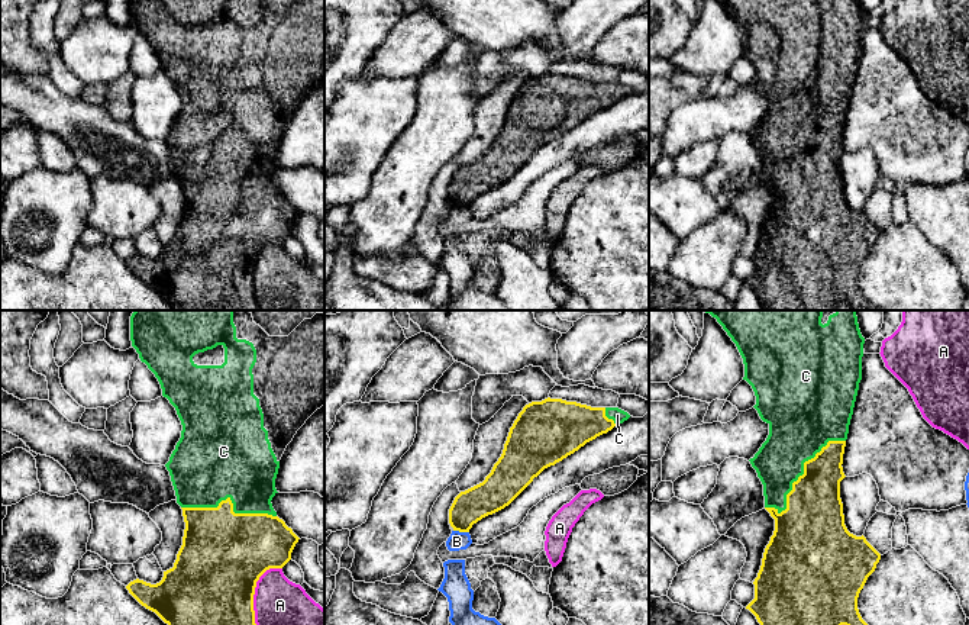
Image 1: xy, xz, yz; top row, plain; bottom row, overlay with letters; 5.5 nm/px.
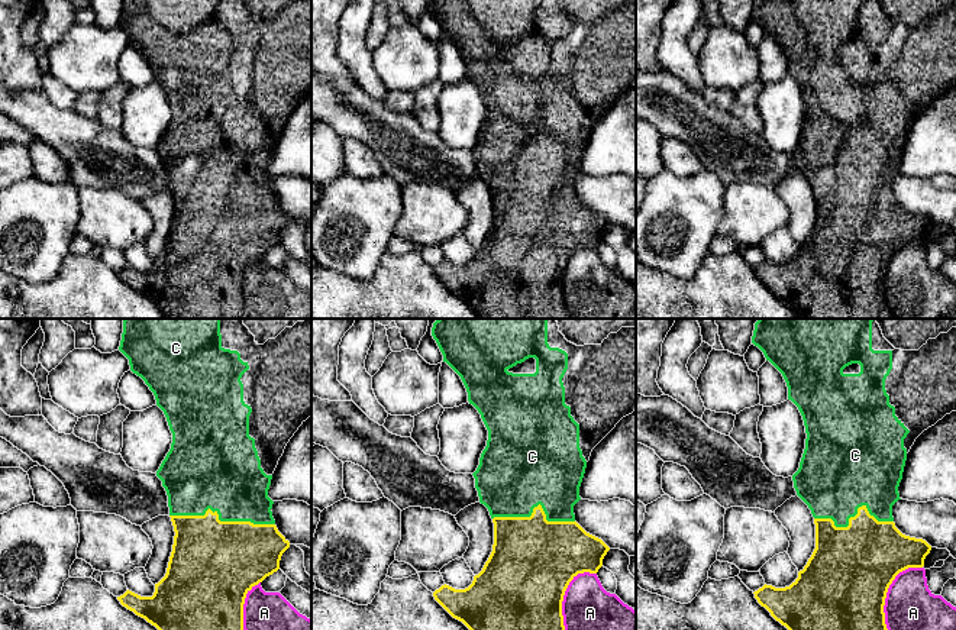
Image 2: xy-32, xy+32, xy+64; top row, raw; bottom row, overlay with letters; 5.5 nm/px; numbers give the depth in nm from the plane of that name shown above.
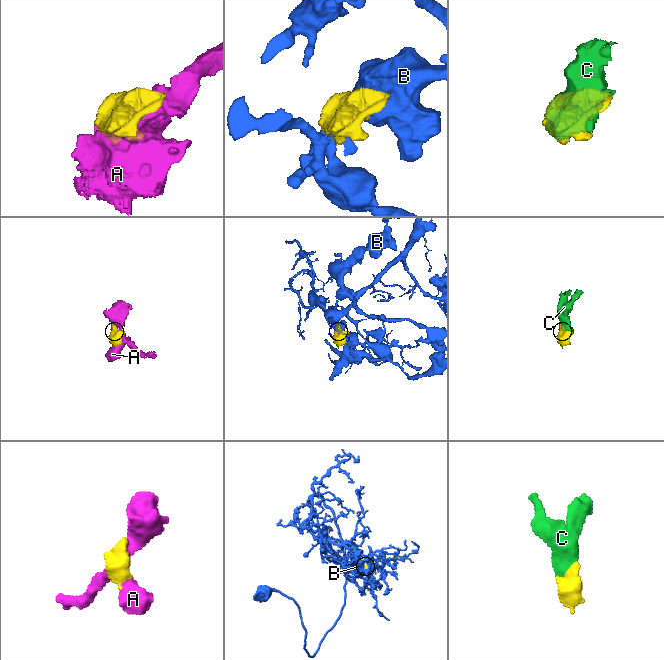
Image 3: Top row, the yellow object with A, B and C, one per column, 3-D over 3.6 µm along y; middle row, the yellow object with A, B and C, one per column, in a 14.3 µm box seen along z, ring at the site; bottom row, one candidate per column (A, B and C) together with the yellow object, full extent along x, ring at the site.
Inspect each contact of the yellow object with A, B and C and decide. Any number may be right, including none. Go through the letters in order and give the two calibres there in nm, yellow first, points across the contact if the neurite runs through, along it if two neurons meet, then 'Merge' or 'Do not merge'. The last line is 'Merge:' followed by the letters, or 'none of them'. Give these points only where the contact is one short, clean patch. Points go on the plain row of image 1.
A: Thickness 500 nm (yellow) against 360 nm. Do not merge
B: Thickness 190 nm (yellow) against 100 nm. Boundary: xz (454, 205), (468, 208). Do not merge
C: Thickness 320 nm (yellow) against 320 nm. Merge
Merge: C

